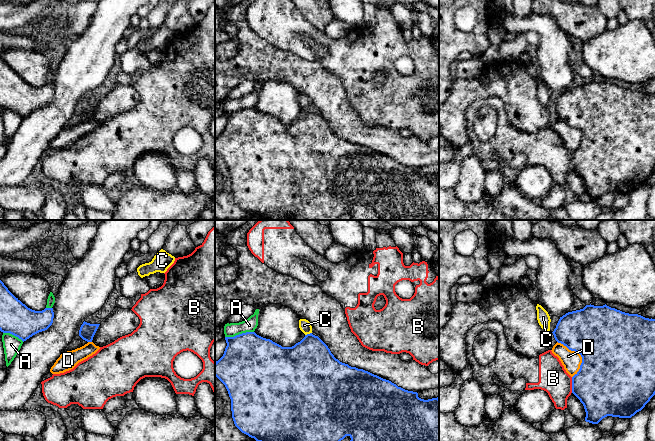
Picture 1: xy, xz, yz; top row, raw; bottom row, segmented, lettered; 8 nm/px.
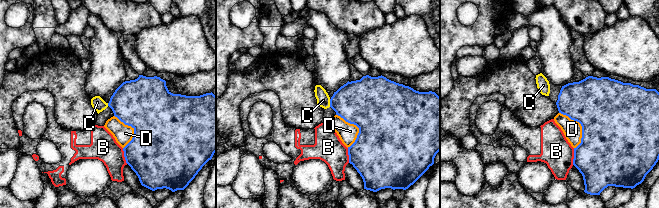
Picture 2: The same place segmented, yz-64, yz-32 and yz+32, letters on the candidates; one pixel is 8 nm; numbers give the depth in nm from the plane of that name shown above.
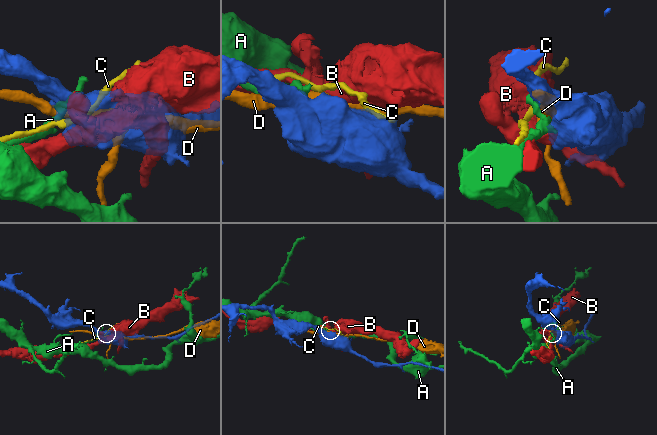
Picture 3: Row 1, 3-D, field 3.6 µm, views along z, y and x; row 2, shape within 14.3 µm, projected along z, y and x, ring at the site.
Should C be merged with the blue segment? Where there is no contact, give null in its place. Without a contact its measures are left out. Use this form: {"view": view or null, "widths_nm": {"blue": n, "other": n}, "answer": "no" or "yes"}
{"view": "xz", "widths_nm": {"blue": 400, "other": 90}, "answer": "no"}

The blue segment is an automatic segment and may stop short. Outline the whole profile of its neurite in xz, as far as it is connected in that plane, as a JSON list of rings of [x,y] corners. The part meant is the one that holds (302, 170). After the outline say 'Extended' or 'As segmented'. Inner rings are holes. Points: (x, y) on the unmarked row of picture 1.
[[[246,108],[234,113],[225,113],[227,122],[225,124],[223,132],[215,138],[215,152],[225,161],[229,173],[231,175],[231,187],[232,194],[235,202],[244,210],[248,211],[251,214],[254,214],[257,218],[263,220],[338,220],[346,212],[351,214],[350,220],[439,220],[439,174],[432,174],[424,176],[418,173],[417,168],[408,167],[401,163],[398,163],[396,160],[392,159],[389,156],[383,155],[377,151],[374,151],[363,145],[358,145],[356,143],[351,143],[348,140],[340,138],[334,133],[331,129],[328,122],[318,113],[312,109],[305,111],[305,113],[292,123],[282,123],[281,121],[273,118],[270,115],[263,114],[257,111],[255,108]]]. As segmented

